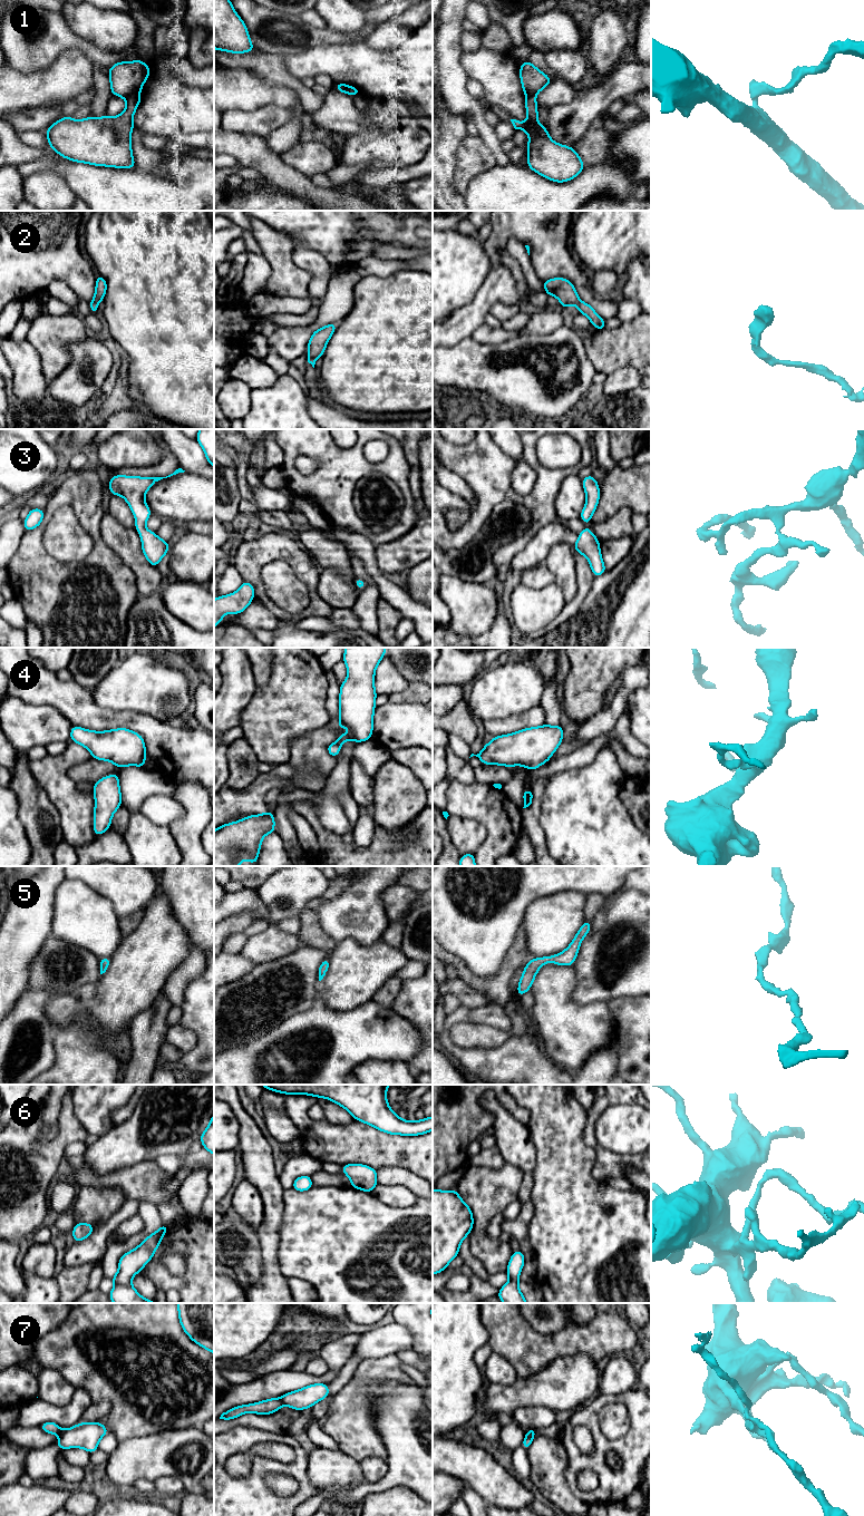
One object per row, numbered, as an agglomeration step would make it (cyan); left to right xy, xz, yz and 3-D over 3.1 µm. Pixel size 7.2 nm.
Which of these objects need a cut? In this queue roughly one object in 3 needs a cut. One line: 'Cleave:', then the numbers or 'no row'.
Cleave: 1, 7

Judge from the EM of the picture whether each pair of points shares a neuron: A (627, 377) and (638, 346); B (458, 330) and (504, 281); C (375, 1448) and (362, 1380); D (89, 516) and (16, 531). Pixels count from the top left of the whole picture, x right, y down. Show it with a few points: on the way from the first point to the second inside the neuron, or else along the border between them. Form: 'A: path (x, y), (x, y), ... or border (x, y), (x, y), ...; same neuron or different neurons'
A: border (639, 371), (630, 366), (622, 366), (607, 376); different neurons
B: path (468, 318), (492, 293); same neuron
C: path (360, 1431), (360, 1397); same neuron
D: border (25, 532), (18, 550), (12, 555); different neurons

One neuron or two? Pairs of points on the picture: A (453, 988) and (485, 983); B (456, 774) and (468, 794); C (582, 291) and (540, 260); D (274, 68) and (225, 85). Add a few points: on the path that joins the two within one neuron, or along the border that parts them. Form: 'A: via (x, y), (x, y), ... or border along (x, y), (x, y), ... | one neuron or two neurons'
A: border along (458, 978), (481, 991), (489, 1003) | two neurons
B: border along (475, 779), (453, 780), (446, 790), (446, 803) | two neurons
C: via (576, 279), (562, 264), (552, 260) | one neuron
D: border along (229, 68), (245, 69), (271, 84), (279, 85) | two neurons

